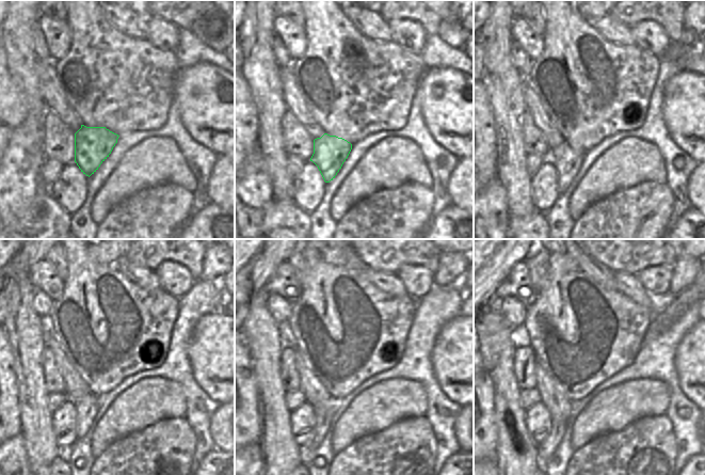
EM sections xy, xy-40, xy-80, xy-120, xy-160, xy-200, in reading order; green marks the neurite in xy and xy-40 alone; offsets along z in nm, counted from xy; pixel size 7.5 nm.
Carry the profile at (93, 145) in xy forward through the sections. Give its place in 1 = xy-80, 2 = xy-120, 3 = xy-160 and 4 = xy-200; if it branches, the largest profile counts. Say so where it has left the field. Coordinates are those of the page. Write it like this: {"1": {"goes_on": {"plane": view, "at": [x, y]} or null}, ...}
{"1": {"goes_on": {"plane": "xy-80", "at": [566, 161]}}, "2": {"goes_on": {"plane": "xy-120", "at": [86, 407]}}, "3": {"goes_on": {"plane": "xy-160", "at": [323, 416]}}, "4": {"goes_on": {"plane": "xy-200", "at": [546, 448]}}}

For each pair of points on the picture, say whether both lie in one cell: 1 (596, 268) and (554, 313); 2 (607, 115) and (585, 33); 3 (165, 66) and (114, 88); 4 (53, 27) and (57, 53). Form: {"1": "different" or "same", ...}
{"1": "different", "2": "same", "3": "same", "4": "same"}

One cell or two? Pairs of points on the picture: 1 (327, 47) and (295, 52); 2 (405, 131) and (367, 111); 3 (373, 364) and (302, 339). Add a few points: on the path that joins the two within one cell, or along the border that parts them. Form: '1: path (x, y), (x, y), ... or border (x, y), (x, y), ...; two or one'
1: border (305, 27), (305, 51), (292, 61); two
2: border (410, 106), (407, 121), (401, 128), (375, 133); two
3: path (355, 346), (320, 342); one

